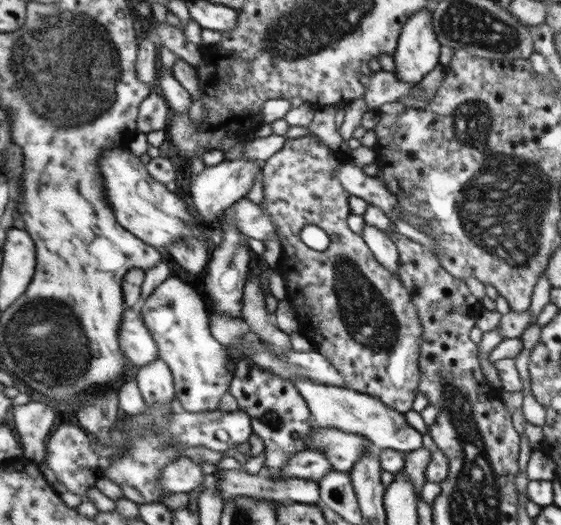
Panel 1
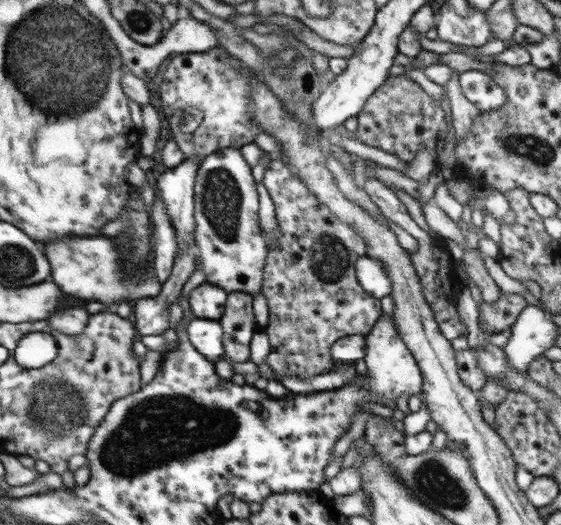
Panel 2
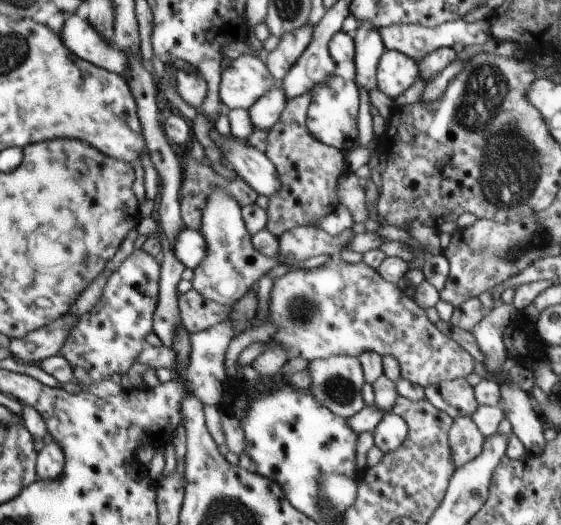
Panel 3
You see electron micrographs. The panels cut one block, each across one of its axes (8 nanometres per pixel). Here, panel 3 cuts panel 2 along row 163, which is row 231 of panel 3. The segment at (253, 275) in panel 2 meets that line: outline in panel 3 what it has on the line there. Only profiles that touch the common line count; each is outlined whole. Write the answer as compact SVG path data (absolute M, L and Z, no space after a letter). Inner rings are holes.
M214 188L210 192L206 208L203 211L200 231L207 239L208 255L199 266L194 268L194 277L191 280L192 286L204 298L214 300L222 306L238 304L243 296L256 286L260 277L266 275L274 266L281 264L274 258L268 258L264 254L260 254L252 246L247 224L244 222L244 218L240 216L240 204L226 190Z

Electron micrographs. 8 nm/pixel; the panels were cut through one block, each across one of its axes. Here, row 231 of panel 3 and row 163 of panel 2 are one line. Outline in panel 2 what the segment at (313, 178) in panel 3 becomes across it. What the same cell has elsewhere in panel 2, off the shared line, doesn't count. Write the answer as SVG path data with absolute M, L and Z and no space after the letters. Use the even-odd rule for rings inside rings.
M278 152L270 154L263 184L274 203L282 237L278 237L276 247L270 248L267 266L263 271L262 293L269 309L269 322L264 330L268 334L272 352L262 364L258 364L258 371L268 381L282 376L298 376L306 380L324 375L328 369L335 367L331 348L340 339L371 333L383 313L381 299L370 296L356 277L355 263L367 256L367 240L359 233L359 229L337 217L328 205L321 202L303 177Z

